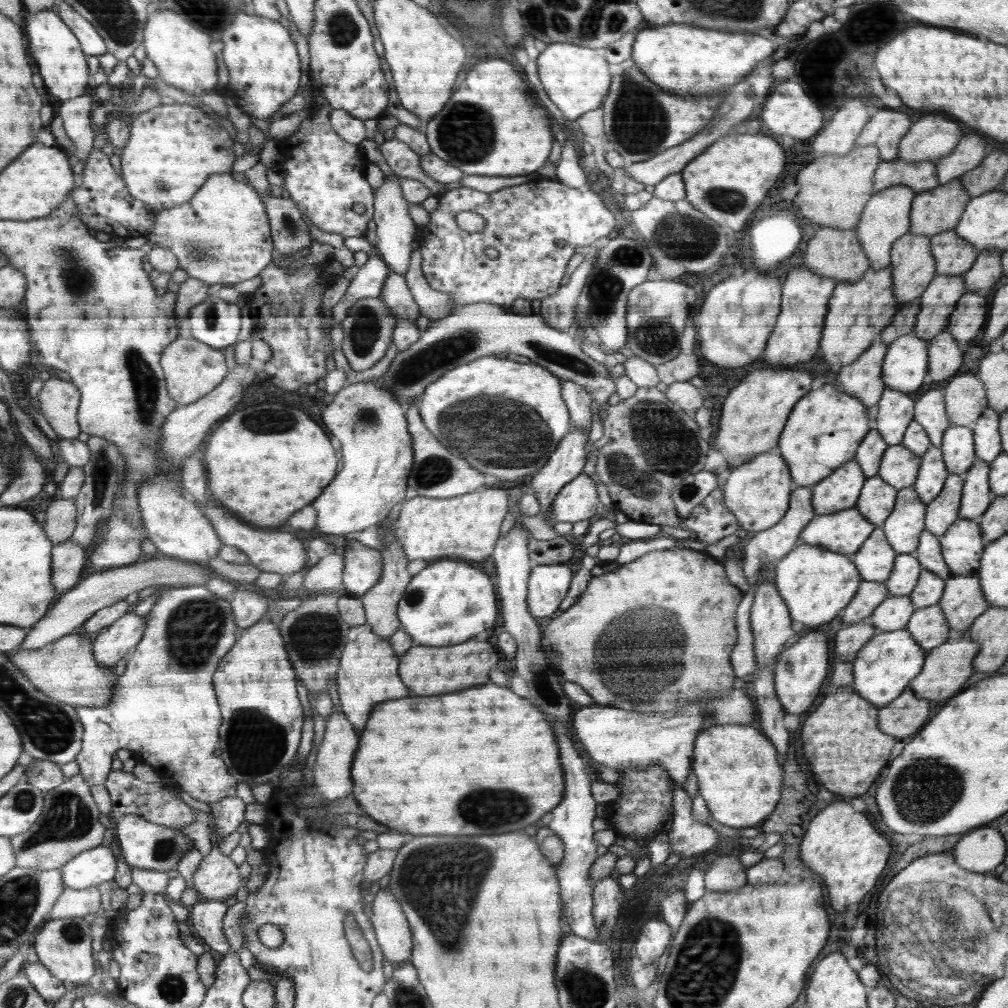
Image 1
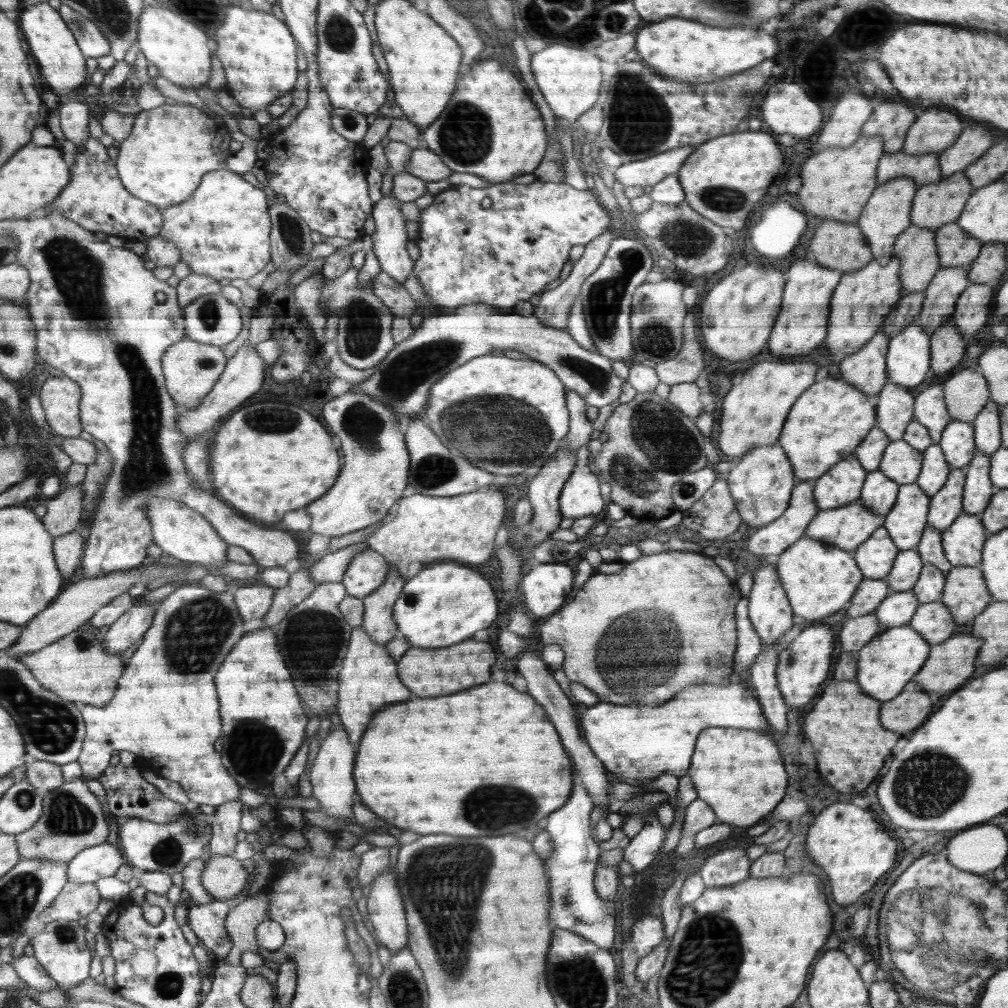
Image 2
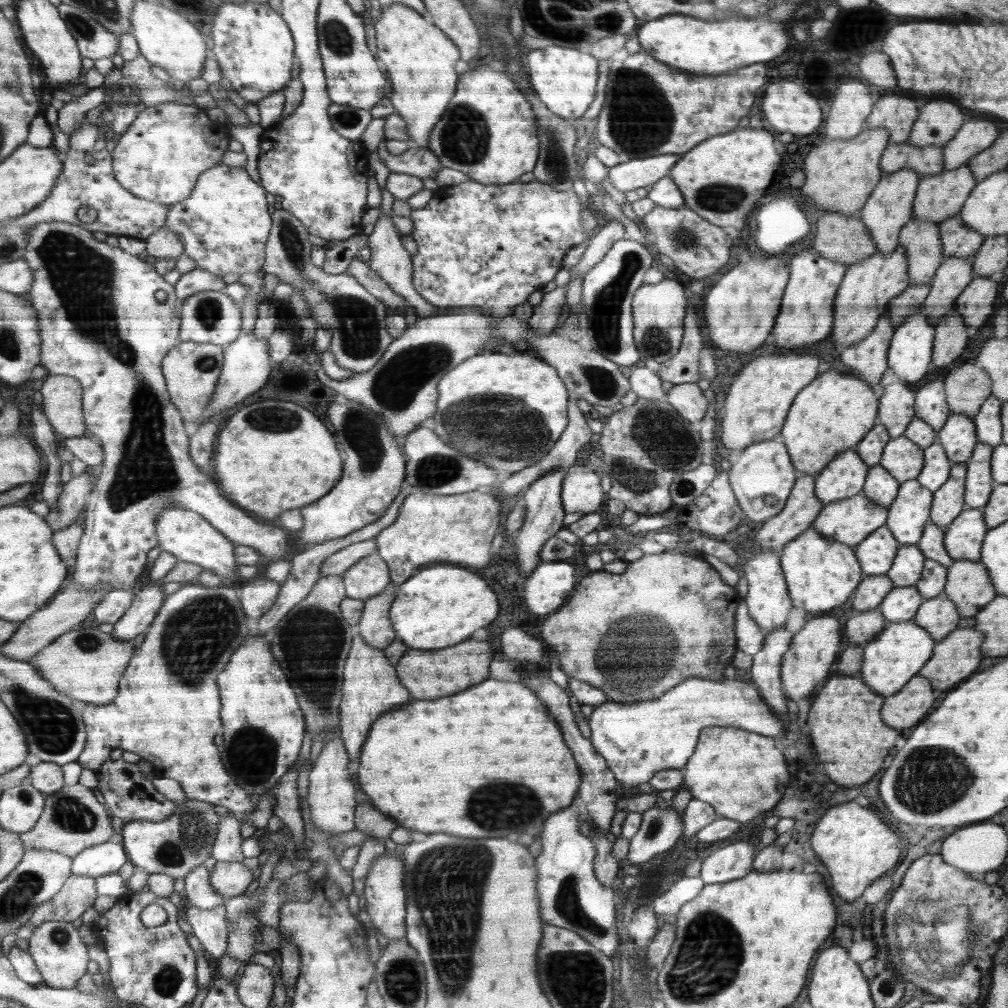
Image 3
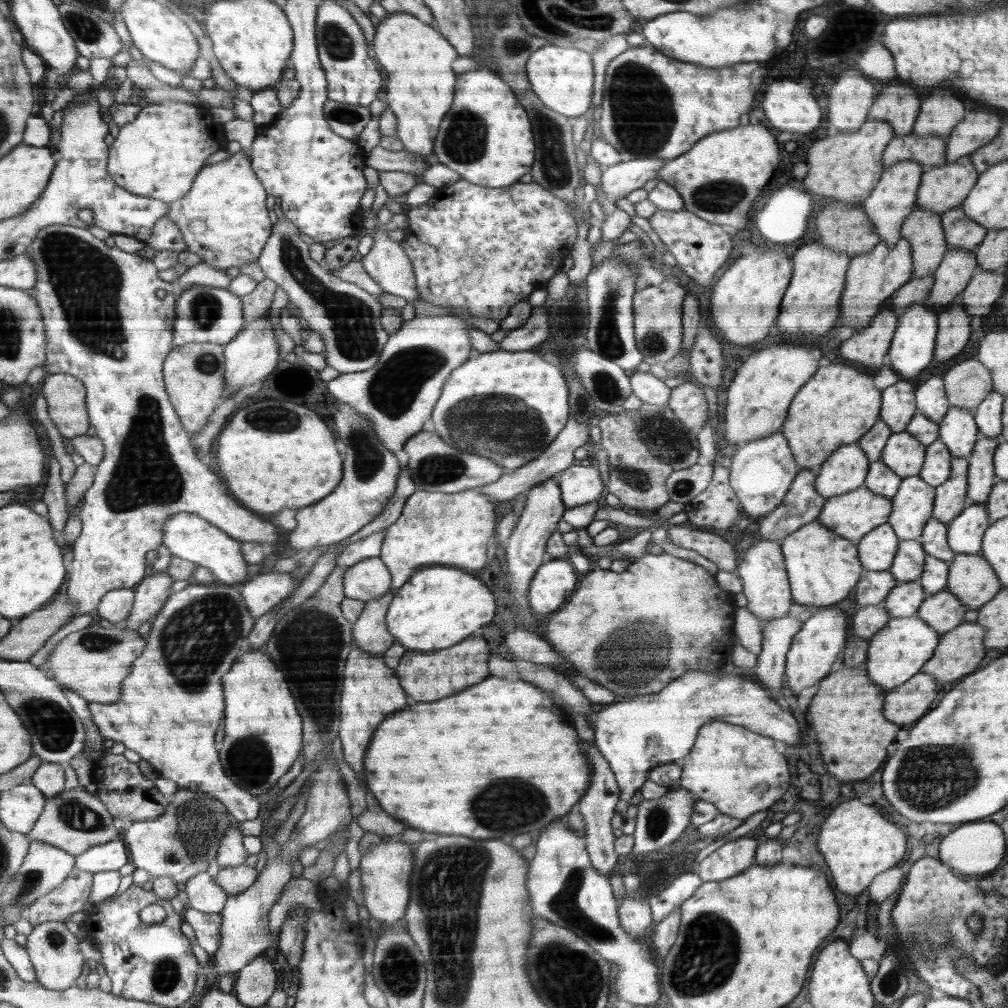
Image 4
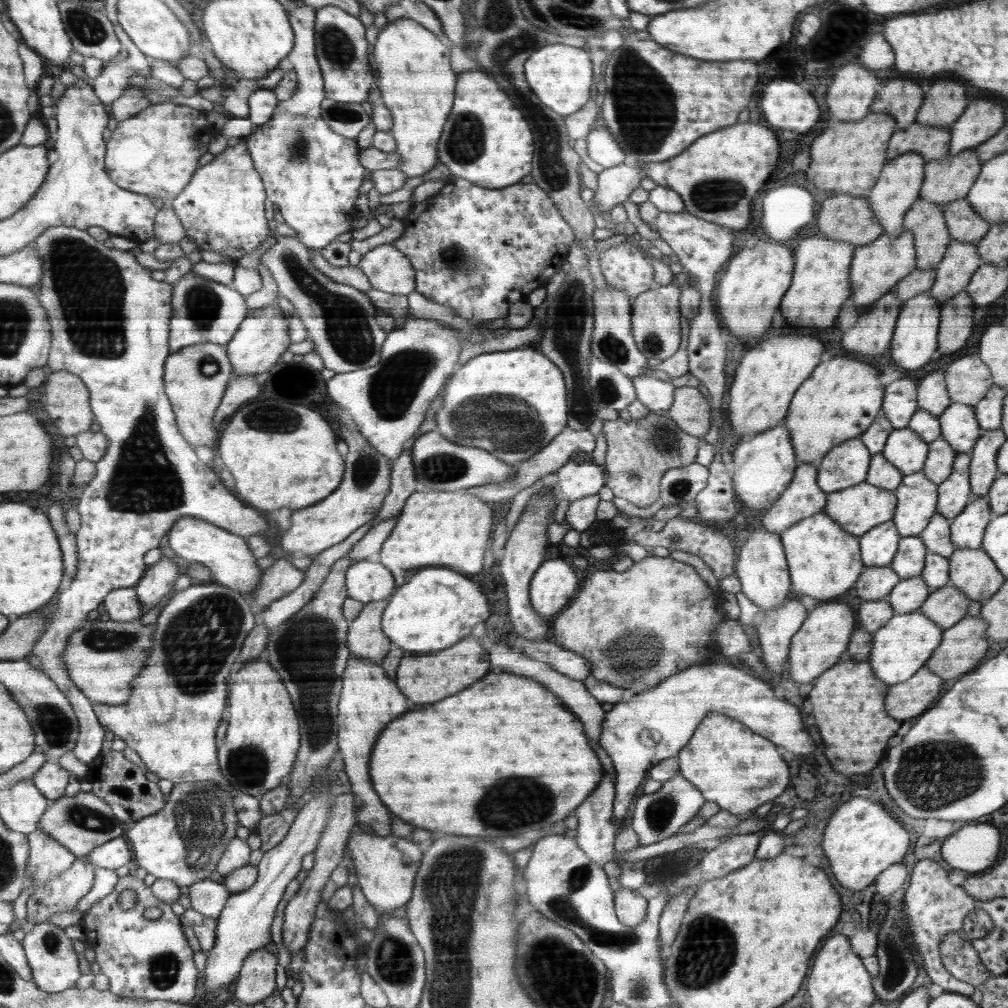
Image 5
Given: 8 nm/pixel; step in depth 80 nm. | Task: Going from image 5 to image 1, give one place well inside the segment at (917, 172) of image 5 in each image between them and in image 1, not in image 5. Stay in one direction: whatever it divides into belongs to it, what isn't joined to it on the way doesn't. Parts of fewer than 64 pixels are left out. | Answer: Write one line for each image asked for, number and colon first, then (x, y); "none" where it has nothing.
1: (888, 215)
2: (888, 214)
3: (890, 206)
4: (894, 198)

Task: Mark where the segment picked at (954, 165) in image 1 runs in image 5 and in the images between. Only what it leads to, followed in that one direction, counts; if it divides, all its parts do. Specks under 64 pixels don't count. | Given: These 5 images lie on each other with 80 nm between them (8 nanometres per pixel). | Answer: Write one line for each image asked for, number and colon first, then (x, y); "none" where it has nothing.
2: (975, 141)
3: (976, 136)
4: (981, 127)
5: (982, 120)

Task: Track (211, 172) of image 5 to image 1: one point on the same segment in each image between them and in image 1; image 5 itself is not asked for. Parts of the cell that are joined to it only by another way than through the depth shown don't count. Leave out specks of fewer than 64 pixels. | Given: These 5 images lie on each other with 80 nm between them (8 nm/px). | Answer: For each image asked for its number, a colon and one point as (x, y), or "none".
1: (221, 236)
2: (223, 231)
3: (224, 225)
4: (223, 218)

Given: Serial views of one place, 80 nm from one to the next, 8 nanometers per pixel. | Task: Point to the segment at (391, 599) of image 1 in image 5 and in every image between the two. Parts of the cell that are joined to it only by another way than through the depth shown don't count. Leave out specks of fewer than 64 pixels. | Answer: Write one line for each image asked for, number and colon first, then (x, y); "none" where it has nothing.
2: (378, 620)
3: (375, 627)
4: (370, 634)
5: (366, 640)

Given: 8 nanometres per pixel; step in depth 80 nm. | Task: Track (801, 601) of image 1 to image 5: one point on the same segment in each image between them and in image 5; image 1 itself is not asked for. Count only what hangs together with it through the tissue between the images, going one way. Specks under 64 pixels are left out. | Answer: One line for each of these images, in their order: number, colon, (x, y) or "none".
2: (819, 578)
3: (821, 573)
4: (822, 567)
5: (824, 560)

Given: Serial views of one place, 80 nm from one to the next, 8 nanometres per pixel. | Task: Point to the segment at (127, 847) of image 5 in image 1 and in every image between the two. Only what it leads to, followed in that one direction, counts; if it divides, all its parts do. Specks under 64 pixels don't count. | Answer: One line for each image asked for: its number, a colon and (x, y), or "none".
1: (91, 868)
2: (102, 861)
3: (109, 857)
4: (111, 856)

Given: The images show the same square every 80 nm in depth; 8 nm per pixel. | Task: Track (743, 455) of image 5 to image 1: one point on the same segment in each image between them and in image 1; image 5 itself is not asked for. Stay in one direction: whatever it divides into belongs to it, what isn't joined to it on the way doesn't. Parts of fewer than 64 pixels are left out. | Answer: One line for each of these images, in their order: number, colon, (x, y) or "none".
1: (756, 493)
2: (761, 483)
3: (762, 476)
4: (762, 471)

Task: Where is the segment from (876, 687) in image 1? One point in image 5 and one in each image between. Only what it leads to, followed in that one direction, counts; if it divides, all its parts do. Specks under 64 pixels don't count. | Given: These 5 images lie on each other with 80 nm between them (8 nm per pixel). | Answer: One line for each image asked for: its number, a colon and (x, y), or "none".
2: (885, 664)
3: (897, 652)
4: (900, 649)
5: (900, 648)

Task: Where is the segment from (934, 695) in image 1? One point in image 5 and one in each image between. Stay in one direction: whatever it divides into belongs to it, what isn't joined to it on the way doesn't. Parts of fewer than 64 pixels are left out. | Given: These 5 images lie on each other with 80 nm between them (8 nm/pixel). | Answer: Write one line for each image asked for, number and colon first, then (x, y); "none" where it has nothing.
2: (950, 664)
3: (954, 658)
4: (960, 651)
5: (963, 645)

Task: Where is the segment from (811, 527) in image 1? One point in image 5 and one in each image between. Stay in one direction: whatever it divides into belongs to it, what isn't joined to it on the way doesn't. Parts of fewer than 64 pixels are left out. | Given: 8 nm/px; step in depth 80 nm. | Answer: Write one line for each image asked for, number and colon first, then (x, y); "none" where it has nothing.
2: (847, 527)
3: (851, 521)
4: (853, 516)
5: (858, 509)

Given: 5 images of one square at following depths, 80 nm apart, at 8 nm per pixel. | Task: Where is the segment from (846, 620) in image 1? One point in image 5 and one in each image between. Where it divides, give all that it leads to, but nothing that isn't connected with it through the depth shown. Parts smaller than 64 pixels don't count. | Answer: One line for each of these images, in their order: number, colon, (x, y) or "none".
2: (871, 592)
3: (870, 592)
4: (874, 587)
5: (877, 581)

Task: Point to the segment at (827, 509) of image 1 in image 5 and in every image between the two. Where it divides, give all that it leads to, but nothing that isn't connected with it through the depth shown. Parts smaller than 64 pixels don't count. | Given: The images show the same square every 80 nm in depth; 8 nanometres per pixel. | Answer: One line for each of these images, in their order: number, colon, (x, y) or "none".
2: (841, 485)
3: (845, 477)
4: (845, 470)
5: (846, 465)

